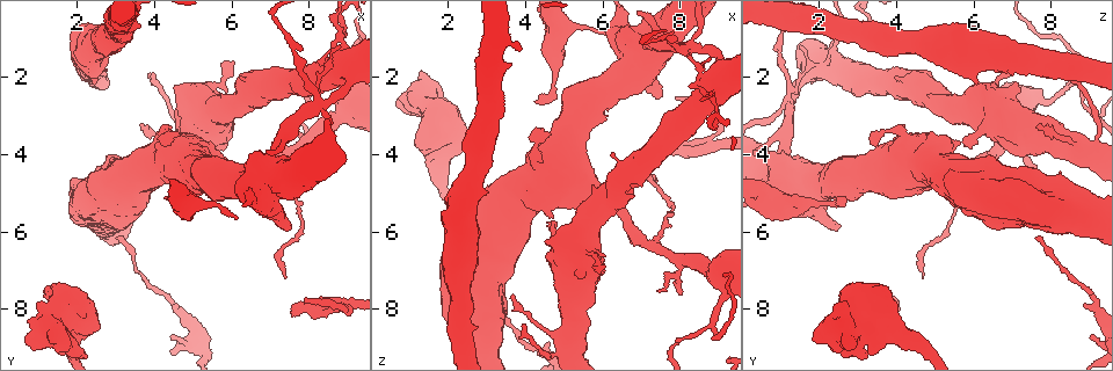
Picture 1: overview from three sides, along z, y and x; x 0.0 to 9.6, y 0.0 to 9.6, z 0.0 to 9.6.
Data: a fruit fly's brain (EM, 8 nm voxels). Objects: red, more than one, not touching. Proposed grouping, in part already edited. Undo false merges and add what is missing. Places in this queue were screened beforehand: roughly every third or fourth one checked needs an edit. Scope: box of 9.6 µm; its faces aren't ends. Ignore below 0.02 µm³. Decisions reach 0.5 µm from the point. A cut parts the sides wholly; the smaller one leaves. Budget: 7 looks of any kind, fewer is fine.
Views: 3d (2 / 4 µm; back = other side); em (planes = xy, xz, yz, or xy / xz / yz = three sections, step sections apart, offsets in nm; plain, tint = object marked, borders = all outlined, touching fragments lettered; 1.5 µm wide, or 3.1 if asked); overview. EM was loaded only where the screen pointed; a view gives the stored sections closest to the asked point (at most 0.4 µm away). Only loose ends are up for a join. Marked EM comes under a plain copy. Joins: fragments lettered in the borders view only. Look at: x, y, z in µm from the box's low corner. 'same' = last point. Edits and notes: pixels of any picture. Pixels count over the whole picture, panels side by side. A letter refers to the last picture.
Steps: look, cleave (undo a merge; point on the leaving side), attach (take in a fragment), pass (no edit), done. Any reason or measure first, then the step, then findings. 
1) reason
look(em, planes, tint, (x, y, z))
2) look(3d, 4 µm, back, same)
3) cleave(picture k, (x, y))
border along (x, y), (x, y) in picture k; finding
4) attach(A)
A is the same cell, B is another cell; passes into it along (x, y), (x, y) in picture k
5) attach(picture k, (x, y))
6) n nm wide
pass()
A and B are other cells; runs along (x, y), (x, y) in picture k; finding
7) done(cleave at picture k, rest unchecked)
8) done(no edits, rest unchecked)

calibre changes
look(3d, 2 µm, (8.00, 3.75, 6.70))

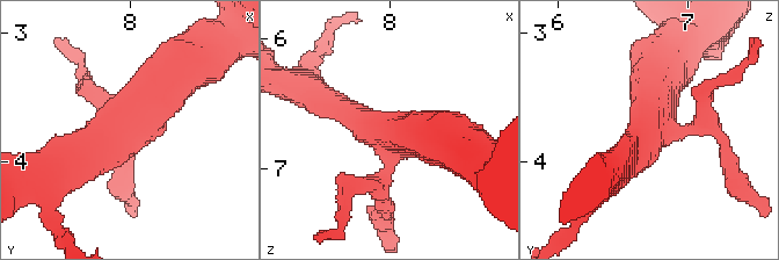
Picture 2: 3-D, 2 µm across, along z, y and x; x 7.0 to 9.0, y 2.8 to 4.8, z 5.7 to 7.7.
look(em, planes, tint, (7.98, 3.72, 6.74))

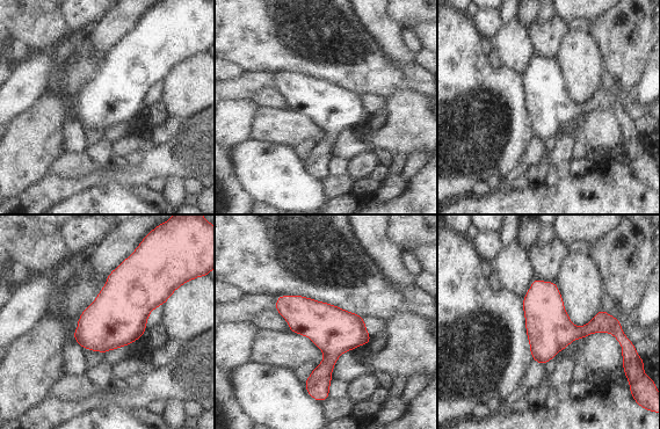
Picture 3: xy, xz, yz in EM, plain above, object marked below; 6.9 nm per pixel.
look(em, planes, borders, same)

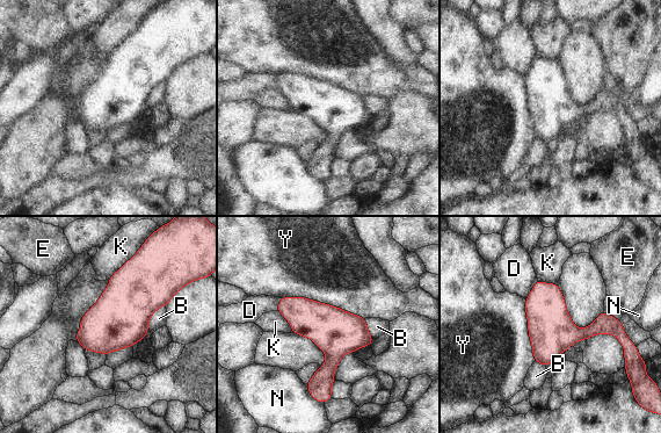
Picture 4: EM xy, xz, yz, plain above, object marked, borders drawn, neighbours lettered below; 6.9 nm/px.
pass()
B, D, E, K, N and Y are other cells; border along (280, 296), (305, 296), (364, 318) in picture 4; one neuron here

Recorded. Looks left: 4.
thin end
look(em, planes, borders, (6.00, 1.60, 6.95))

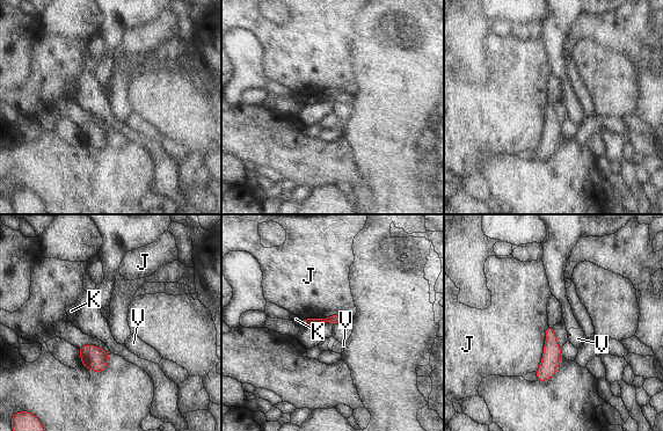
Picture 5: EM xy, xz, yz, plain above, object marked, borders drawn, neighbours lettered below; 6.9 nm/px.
pass()
J, K and V are other cells; runs along (548, 328), (551, 362), (541, 379) in picture 5; no lettered fragment goes on from it

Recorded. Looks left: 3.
a fork
look(em, planes, borders, (8.85, 0.90, 2.50))

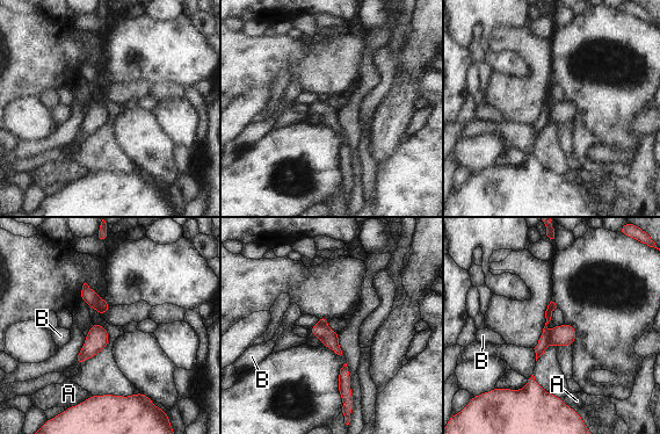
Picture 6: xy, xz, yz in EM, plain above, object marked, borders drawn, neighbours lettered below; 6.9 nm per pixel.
cleave(picture 6, (541, 347))
A and B are other cells; border along (549, 334), (550, 338) in picture 6; two neurons meet here

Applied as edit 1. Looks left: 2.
done(cleave at picture 6, rest unchecked)

